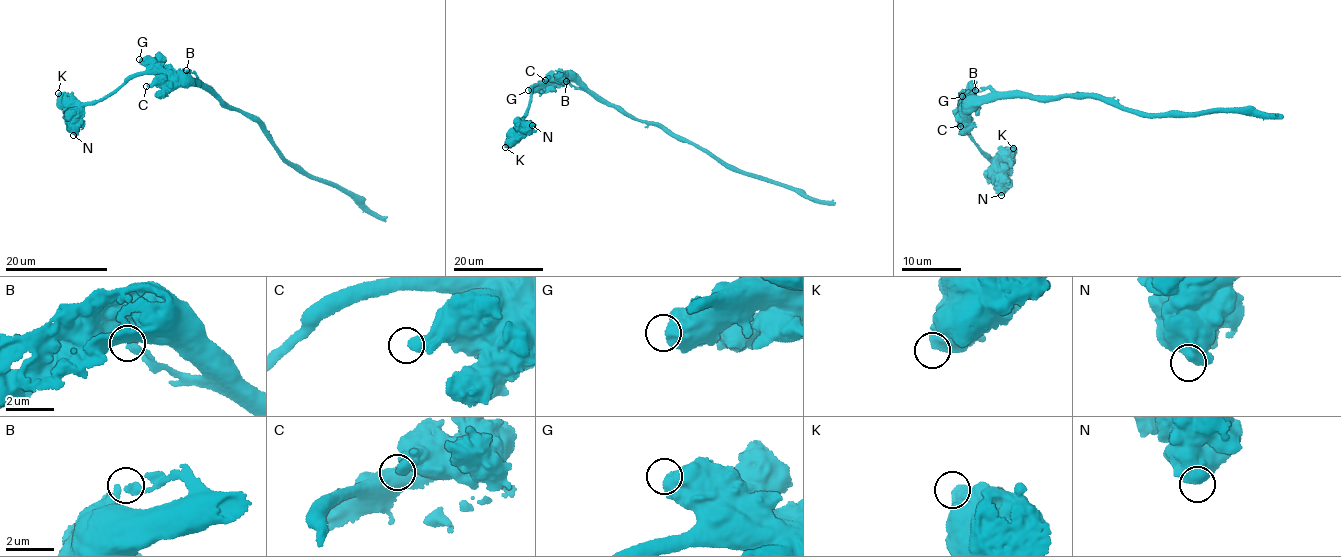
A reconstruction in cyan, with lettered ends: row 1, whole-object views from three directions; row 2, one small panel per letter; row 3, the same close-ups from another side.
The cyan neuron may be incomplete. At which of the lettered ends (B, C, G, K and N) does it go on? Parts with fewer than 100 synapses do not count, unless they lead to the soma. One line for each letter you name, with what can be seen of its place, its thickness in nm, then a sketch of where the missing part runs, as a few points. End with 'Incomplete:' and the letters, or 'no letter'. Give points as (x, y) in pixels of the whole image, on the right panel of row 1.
Incomplete: no letter

